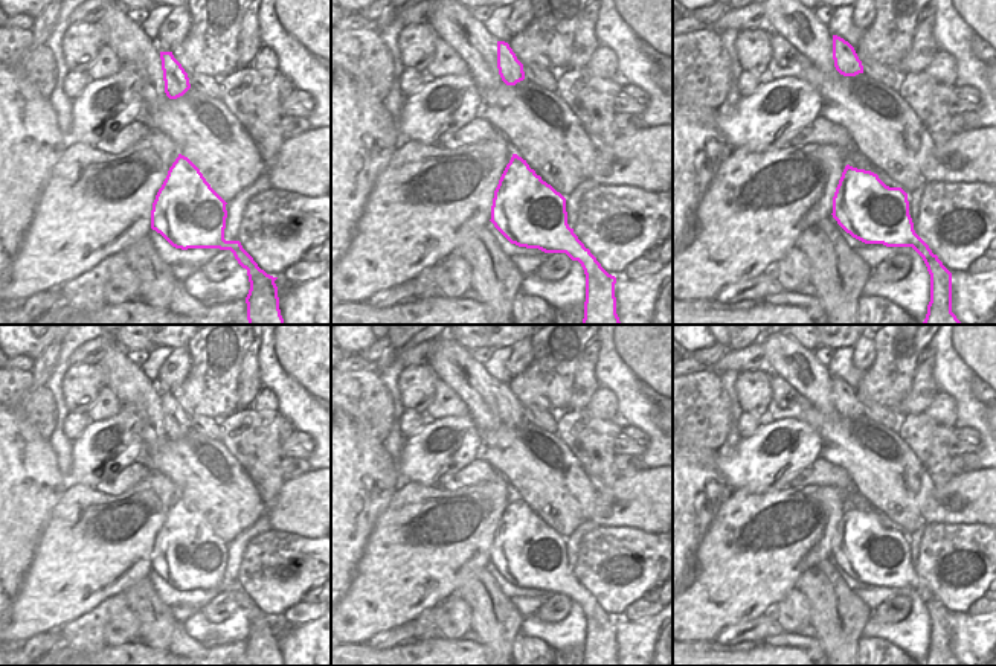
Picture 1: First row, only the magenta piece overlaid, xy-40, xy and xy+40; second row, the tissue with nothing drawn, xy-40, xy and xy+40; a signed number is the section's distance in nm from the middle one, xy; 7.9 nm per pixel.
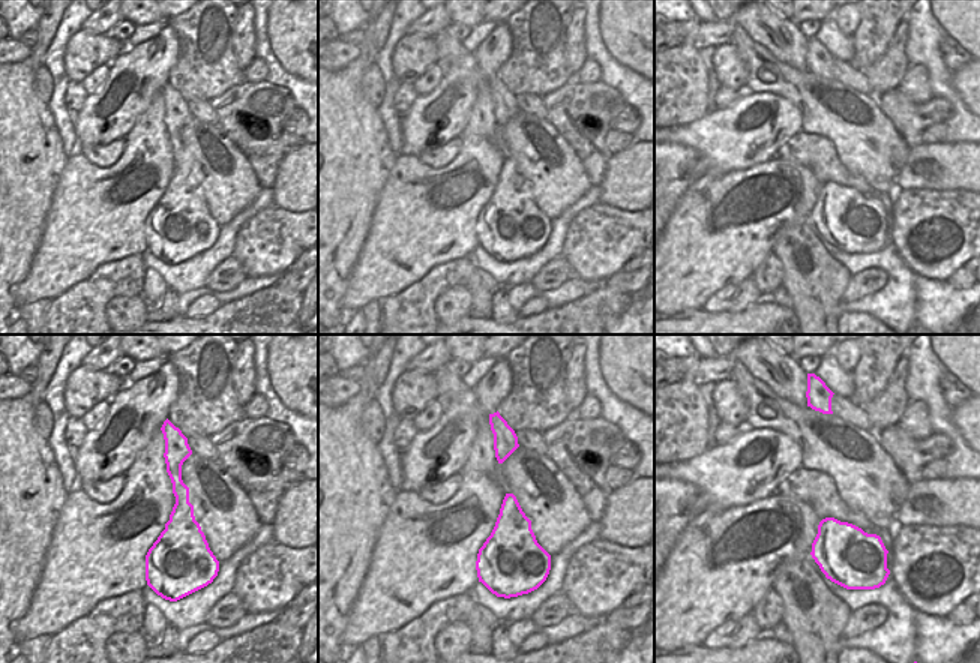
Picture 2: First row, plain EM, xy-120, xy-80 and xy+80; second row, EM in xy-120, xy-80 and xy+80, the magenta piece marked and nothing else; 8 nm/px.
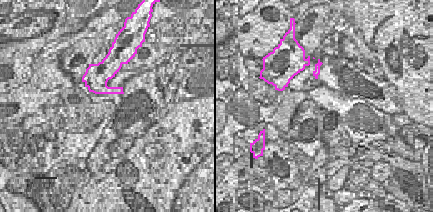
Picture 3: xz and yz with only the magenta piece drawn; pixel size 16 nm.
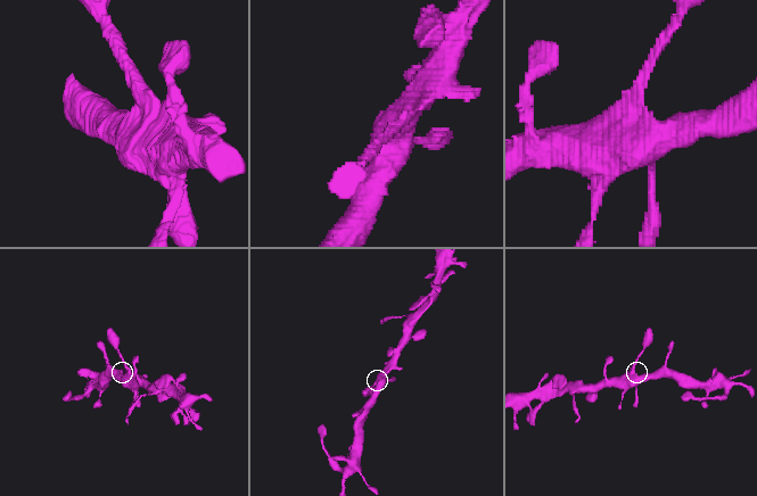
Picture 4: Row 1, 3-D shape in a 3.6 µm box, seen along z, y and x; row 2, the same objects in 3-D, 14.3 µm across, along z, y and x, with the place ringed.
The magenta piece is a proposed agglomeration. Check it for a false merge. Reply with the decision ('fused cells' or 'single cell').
single cell

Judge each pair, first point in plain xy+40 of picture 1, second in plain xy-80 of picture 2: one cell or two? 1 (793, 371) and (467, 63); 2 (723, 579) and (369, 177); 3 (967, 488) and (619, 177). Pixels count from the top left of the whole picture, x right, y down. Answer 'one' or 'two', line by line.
1: one
2: two
3: one

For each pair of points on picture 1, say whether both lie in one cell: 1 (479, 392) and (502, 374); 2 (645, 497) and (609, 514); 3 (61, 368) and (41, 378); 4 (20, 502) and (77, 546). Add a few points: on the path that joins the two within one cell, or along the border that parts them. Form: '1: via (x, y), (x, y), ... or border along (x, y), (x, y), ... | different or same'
1: border along (484, 365), (499, 381) | different
2: via (636, 502), (618, 506) | same
3: border along (61, 343), (58, 360), (44, 384) | different
4: border along (63, 489), (32, 555) | different

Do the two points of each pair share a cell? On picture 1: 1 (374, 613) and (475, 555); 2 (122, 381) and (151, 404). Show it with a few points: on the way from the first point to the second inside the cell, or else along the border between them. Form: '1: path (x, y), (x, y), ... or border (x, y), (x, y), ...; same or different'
1: path (398, 589), (432, 555), (450, 555); same
2: path (130, 384), (144, 397); same

